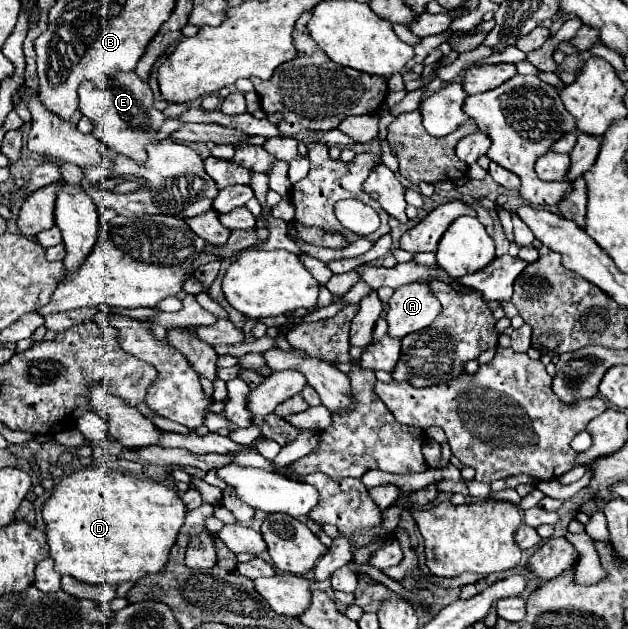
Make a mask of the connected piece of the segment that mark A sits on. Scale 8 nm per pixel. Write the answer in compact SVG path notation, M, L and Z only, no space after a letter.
M412 282L394 290L386 314L388 334L404 338L432 324L442 306L426 282Z

